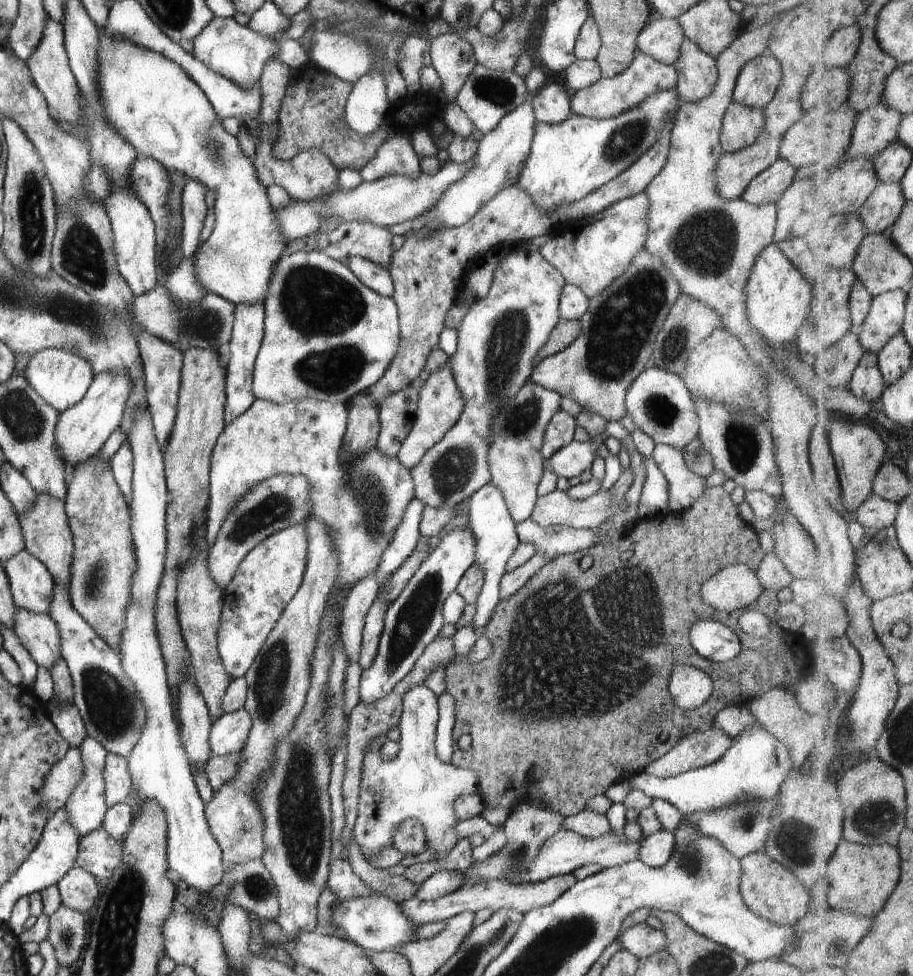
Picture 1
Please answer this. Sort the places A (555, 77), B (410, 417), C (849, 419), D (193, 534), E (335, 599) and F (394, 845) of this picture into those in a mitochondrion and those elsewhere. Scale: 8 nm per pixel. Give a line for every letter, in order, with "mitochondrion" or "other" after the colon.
A: other
B: other
C: other
D: other
E: other
F: other

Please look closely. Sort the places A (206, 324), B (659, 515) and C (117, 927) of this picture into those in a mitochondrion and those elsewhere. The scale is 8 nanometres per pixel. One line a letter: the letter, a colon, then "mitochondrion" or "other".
A: mitochondrion
B: other
C: mitochondrion

